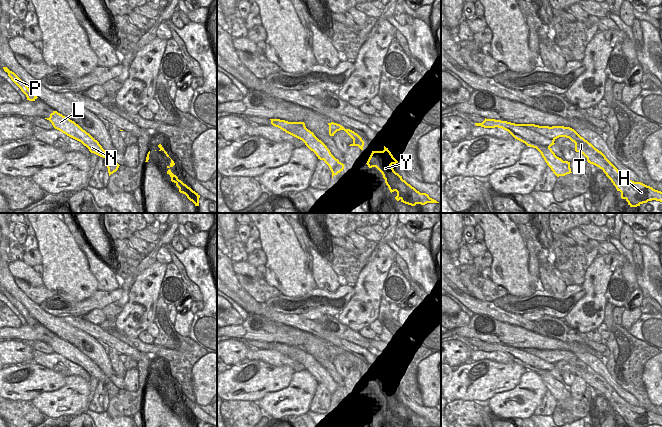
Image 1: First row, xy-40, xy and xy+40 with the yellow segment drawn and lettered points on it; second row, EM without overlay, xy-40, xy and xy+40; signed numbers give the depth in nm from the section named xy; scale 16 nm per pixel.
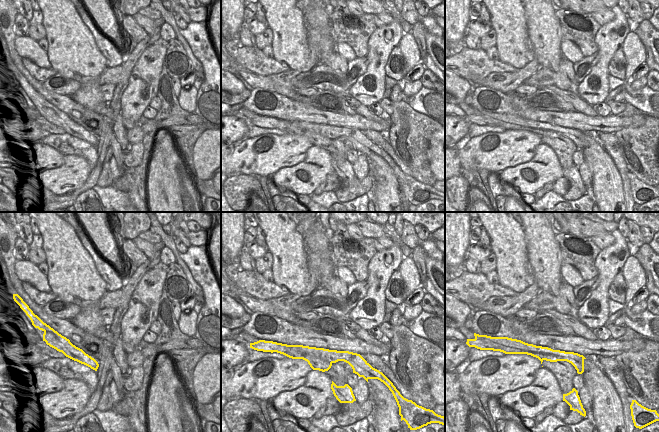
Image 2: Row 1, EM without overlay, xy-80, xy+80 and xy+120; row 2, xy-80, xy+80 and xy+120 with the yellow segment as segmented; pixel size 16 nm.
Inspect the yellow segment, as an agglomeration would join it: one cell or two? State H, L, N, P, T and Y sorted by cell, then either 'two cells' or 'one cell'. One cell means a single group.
H T Y / L N P; two cells

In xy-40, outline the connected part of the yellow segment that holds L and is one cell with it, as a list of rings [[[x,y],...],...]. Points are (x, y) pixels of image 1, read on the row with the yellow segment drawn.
[[[53,111],[50,114],[50,117],[45,119],[49,120],[55,129],[81,142],[89,149],[91,153],[103,157],[108,168],[109,176],[118,170],[120,165],[114,159],[107,155],[107,153],[97,140],[95,140],[89,133],[83,130],[74,121],[63,116],[57,111]]]

